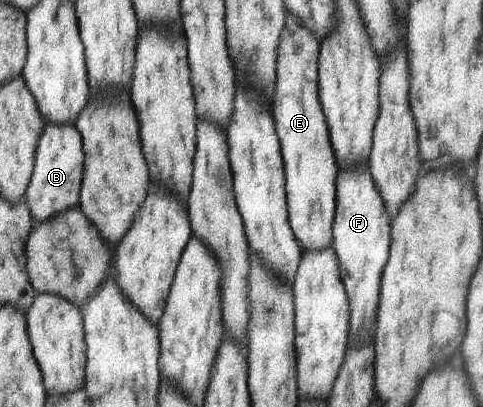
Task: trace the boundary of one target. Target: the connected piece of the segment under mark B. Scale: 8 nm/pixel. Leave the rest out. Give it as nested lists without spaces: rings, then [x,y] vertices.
[[[47,123],[38,140],[36,166],[32,183],[26,192],[26,200],[35,222],[48,221],[51,217],[72,208],[80,208],[82,184],[84,183],[86,154],[84,137],[76,125]]]

